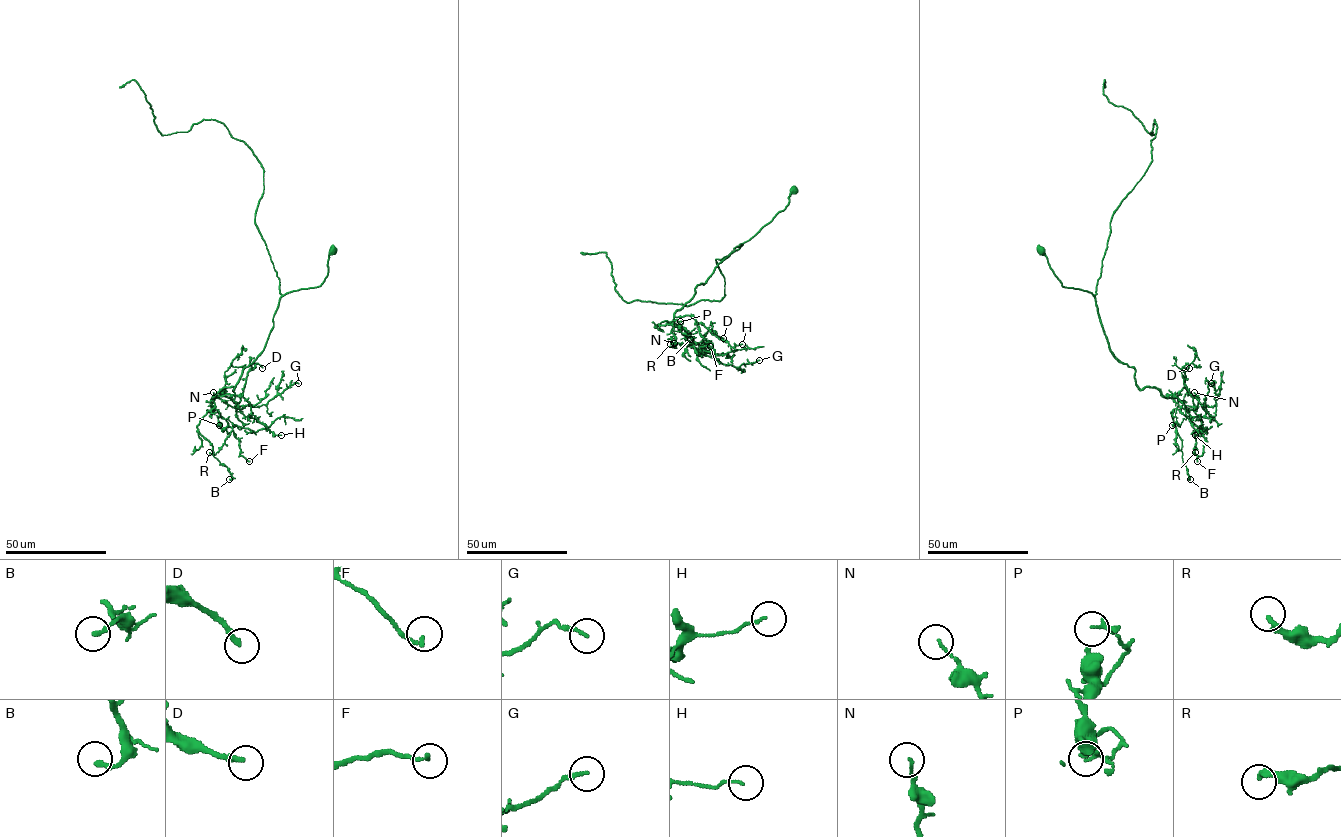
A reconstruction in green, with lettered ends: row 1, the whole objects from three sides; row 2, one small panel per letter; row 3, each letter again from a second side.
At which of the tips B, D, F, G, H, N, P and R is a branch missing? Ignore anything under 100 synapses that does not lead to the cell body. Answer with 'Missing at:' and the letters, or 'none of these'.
Missing at: D

